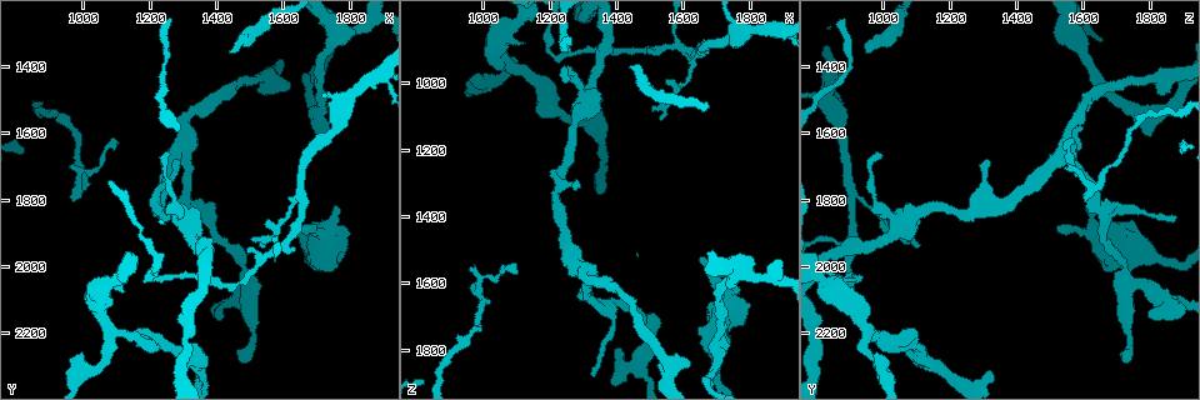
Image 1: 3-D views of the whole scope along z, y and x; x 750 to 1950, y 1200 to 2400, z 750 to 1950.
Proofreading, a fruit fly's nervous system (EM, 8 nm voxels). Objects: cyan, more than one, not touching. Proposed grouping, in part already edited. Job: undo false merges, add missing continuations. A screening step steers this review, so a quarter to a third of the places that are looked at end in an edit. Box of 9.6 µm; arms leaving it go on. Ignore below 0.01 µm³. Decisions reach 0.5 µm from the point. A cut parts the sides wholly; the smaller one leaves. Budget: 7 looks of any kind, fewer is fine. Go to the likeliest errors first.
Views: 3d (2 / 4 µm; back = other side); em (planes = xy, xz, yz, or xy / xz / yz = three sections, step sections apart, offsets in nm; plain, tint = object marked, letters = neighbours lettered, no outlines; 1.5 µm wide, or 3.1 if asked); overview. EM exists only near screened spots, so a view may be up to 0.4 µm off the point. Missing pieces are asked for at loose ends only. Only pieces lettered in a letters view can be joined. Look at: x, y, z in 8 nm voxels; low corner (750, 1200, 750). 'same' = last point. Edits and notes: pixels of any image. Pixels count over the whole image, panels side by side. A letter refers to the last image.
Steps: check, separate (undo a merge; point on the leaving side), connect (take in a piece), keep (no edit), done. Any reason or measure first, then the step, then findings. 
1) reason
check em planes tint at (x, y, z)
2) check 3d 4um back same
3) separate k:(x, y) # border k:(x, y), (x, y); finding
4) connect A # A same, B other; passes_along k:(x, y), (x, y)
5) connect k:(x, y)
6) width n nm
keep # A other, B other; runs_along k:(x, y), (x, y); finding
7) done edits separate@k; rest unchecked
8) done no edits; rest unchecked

branch stops here
check em xy step 8 tint at (1660, 1890, 1520)

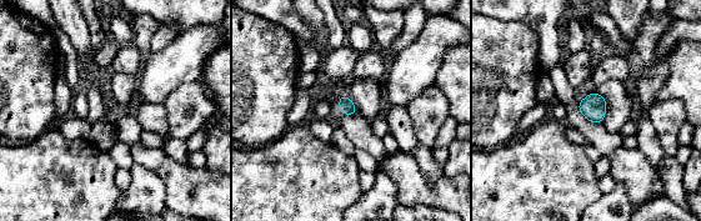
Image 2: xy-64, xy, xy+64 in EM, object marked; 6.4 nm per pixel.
check em xy step 8 letters same

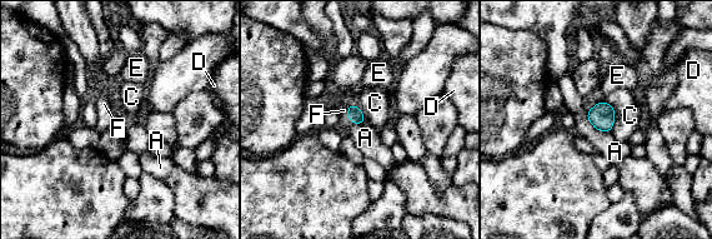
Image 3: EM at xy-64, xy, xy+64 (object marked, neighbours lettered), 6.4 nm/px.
connect F # A other, C other, D other, E other, F same; the neuron continues

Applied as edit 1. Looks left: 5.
sharp bend
check 3d 2um at (1220, 2040, 920)

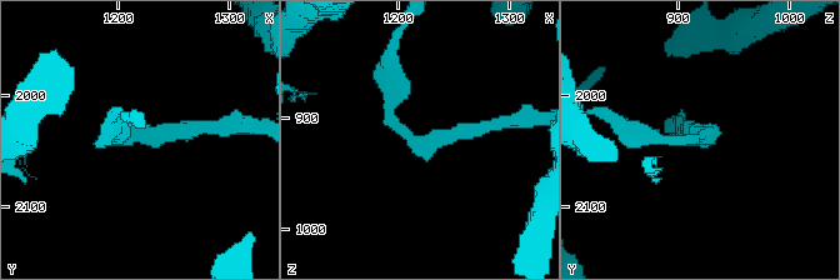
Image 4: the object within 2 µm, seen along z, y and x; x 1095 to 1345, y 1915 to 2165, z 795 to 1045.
check em planes letters at (1222, 2036, 922)

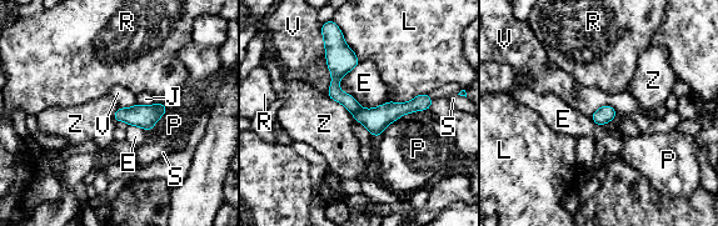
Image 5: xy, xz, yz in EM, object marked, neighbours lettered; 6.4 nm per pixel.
width 110 nm
separate 5:(334, 93) # E other, J other, L other, P other, R other, S other, V other, Z other; border 5:(362, 109), (353, 114); a second neuron is stuck on

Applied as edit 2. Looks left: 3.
check overview

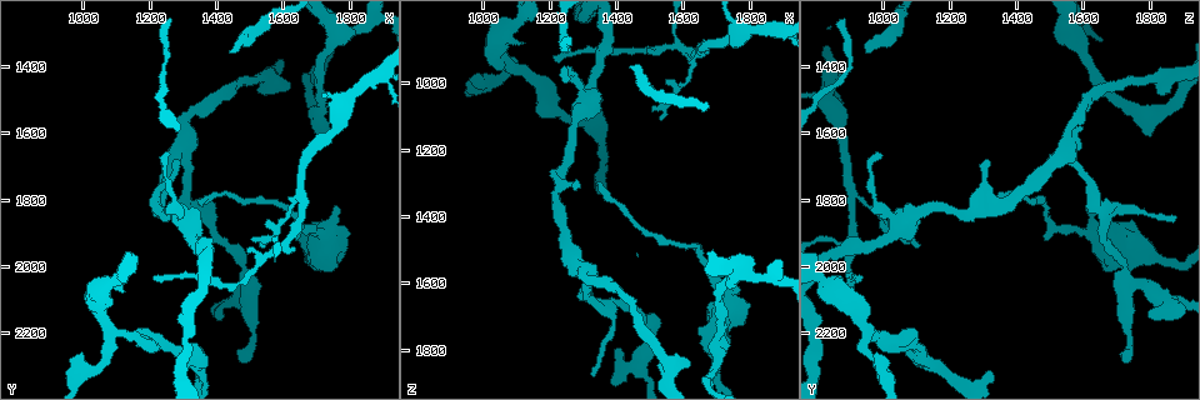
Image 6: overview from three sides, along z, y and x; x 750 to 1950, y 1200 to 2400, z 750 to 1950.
thin neck
check em planes tint at (1660, 1790, 910)

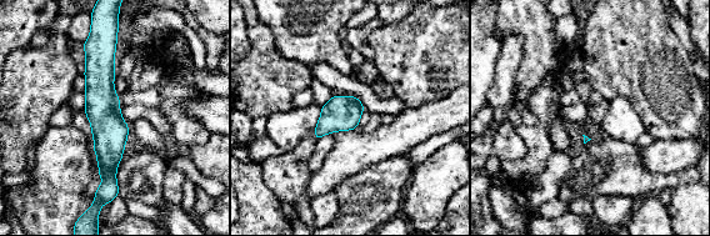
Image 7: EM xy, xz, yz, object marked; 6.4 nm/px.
see the neighbours
check em planes letters same

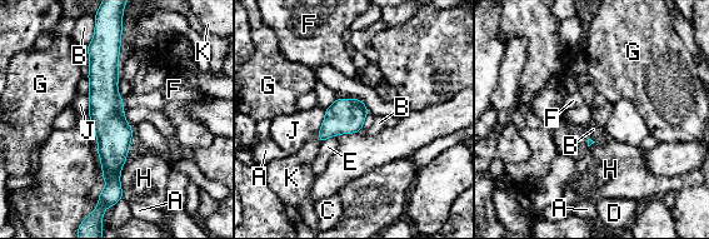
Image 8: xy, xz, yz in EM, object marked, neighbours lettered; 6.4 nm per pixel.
width 220 nm
keep # A other, B other, C other, D other, E other, F other, G other, H other, J other, K other; runs_along 8:(106, 45), (111, 177), (119, 193); one neuron here

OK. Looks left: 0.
done edits connect@3, separate@5; rest unchecked

